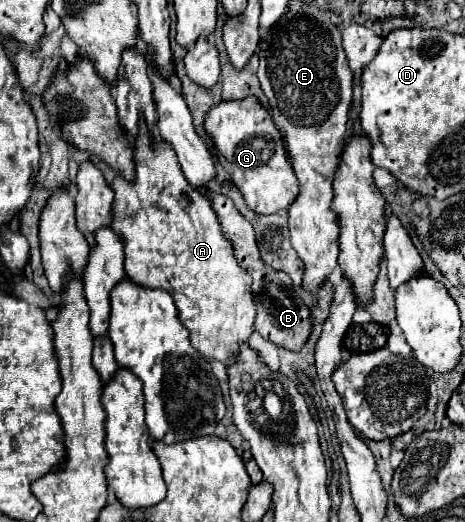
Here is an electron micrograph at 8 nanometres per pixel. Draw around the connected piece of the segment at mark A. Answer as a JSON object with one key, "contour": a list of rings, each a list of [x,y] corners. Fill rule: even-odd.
{"contour":[[[143,118],[139,120],[139,136],[135,138],[135,178],[129,182],[117,174],[111,188],[115,190],[115,222],[111,228],[123,240],[127,278],[143,288],[167,290],[173,296],[181,324],[189,330],[191,346],[201,356],[215,358],[225,366],[231,366],[231,362],[235,362],[233,356],[239,350],[239,342],[247,342],[253,332],[255,302],[251,296],[251,276],[235,260],[233,244],[221,232],[221,224],[209,198],[187,184],[175,150],[163,140],[153,140]]]}

